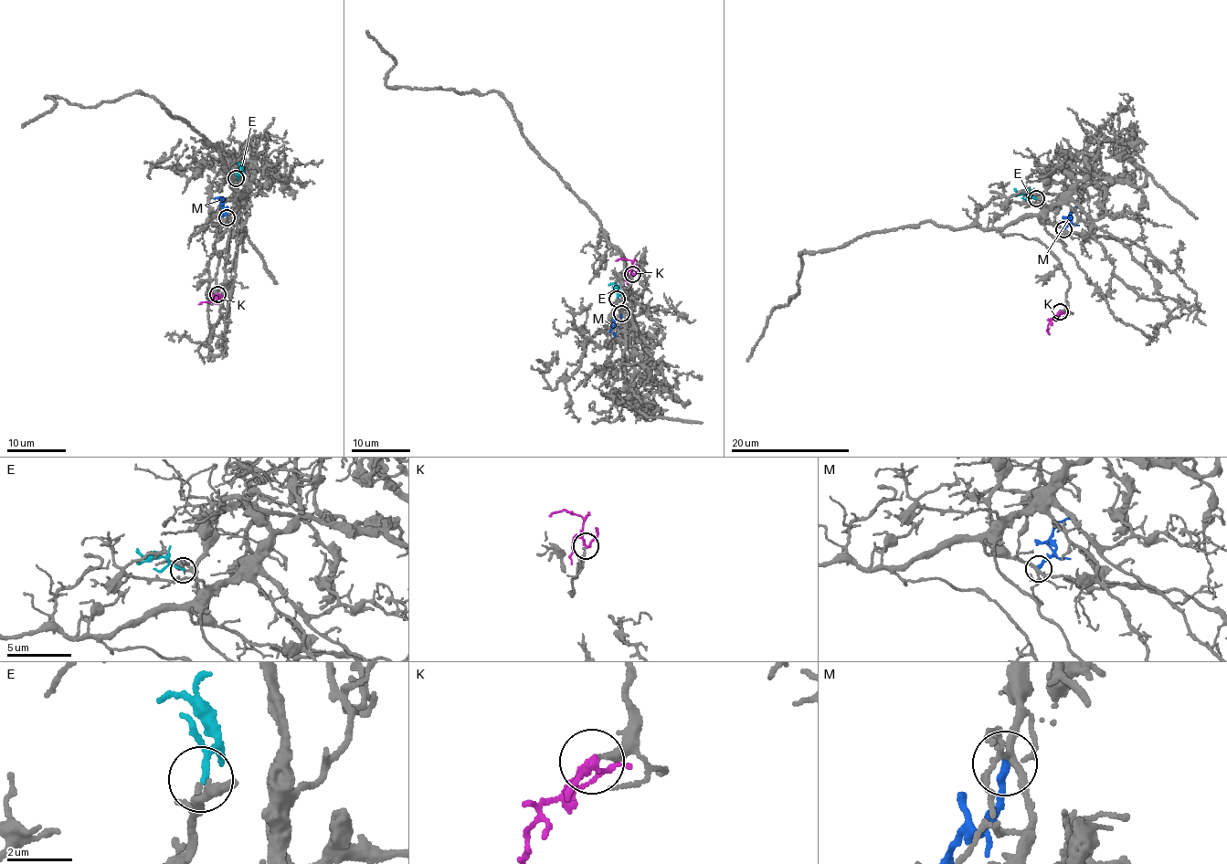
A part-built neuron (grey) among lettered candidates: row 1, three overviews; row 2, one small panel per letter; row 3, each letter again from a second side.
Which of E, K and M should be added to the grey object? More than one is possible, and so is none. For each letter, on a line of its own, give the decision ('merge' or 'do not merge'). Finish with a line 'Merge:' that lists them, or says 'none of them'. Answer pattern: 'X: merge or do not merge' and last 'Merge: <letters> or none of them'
E: merge
K: merge
M: do not merge
Merge: E, K

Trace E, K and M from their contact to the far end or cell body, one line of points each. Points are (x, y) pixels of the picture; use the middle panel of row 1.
E: (617, 299), (618, 287), (608, 284)
K: (633, 275), (629, 260), (615, 260)
M: (621, 312), (618, 323), (611, 330), (615, 338)

